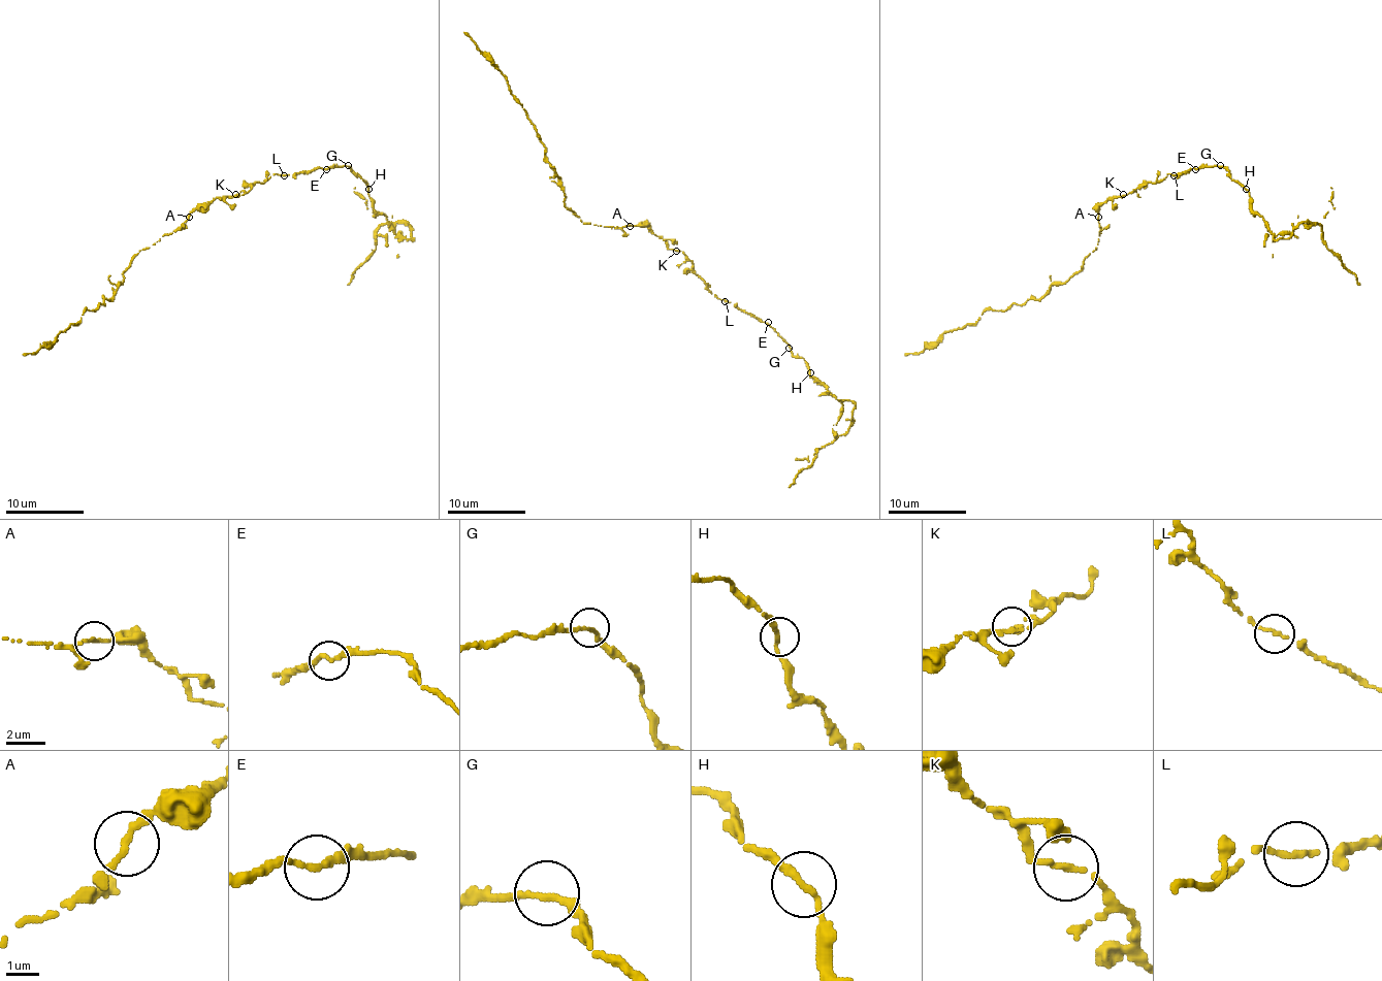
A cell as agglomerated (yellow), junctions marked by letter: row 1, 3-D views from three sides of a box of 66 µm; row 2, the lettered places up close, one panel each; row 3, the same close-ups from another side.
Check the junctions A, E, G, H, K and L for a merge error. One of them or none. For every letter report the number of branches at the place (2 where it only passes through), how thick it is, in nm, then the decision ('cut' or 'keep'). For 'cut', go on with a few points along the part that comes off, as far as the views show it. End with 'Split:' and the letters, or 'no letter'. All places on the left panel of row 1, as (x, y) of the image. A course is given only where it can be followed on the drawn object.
A: 2 | 200 nm | keep
E: 2 | 190 nm | keep
G: 2 | 200 nm | keep
H: 2 | 240 nm | keep
K: 2 | 190 nm | keep
L: 2 | 180 nm | keep
Split: no letter

